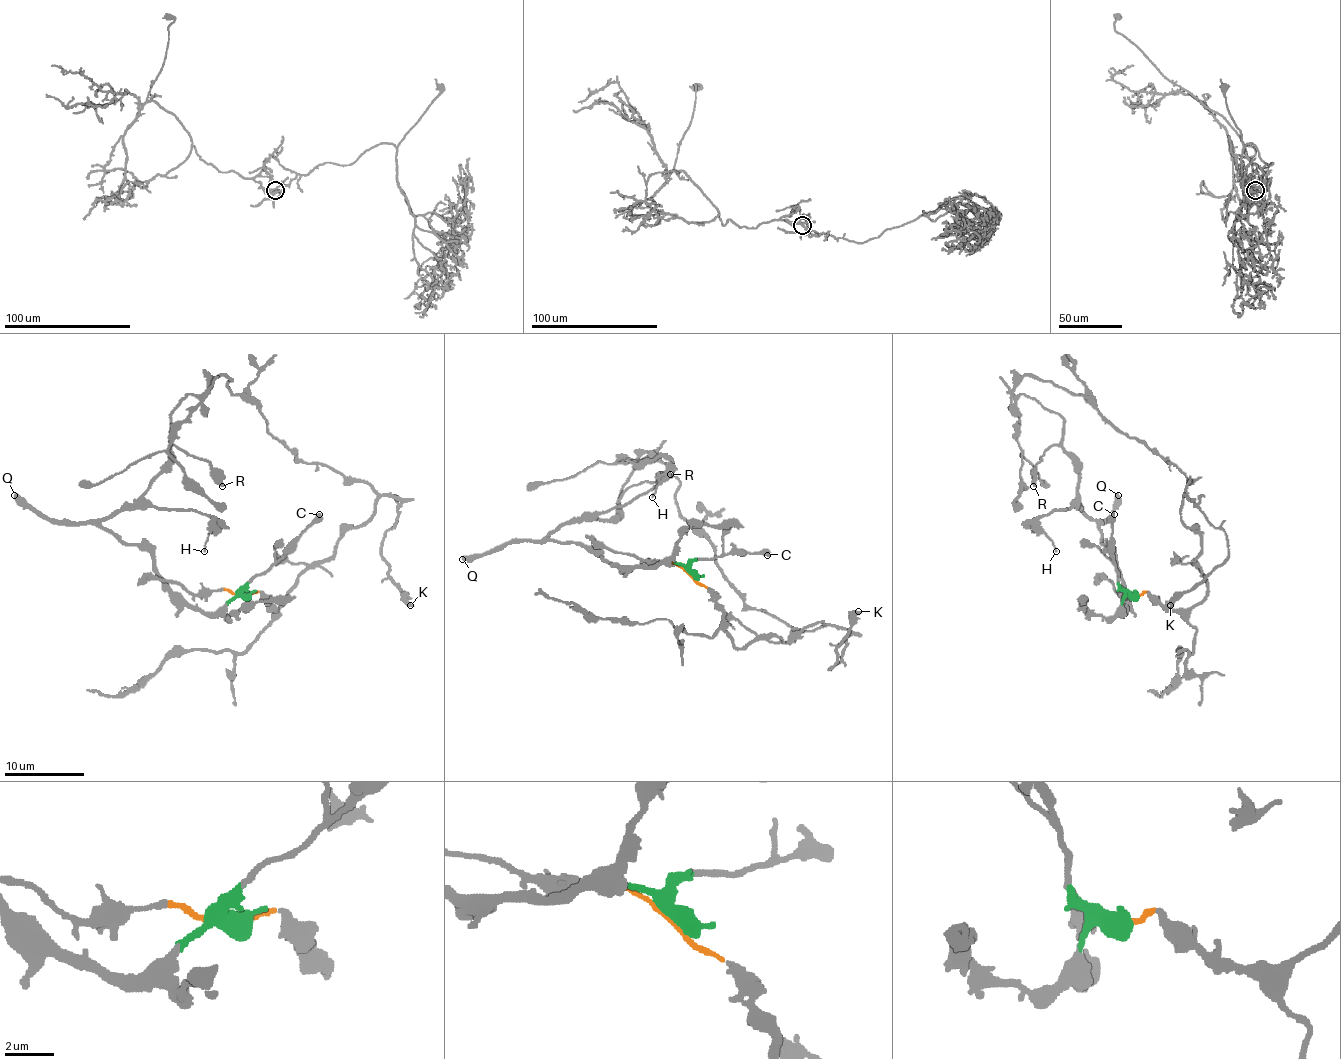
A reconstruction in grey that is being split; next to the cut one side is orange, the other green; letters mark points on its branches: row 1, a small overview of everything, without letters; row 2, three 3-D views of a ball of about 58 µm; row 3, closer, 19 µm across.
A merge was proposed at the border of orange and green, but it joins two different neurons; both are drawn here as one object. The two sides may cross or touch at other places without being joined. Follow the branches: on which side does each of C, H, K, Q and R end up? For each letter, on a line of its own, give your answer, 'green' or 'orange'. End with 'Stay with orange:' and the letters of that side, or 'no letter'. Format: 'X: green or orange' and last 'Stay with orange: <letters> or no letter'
C: green
H: green
K: orange
Q: green
R: green
Stay with orange: K

